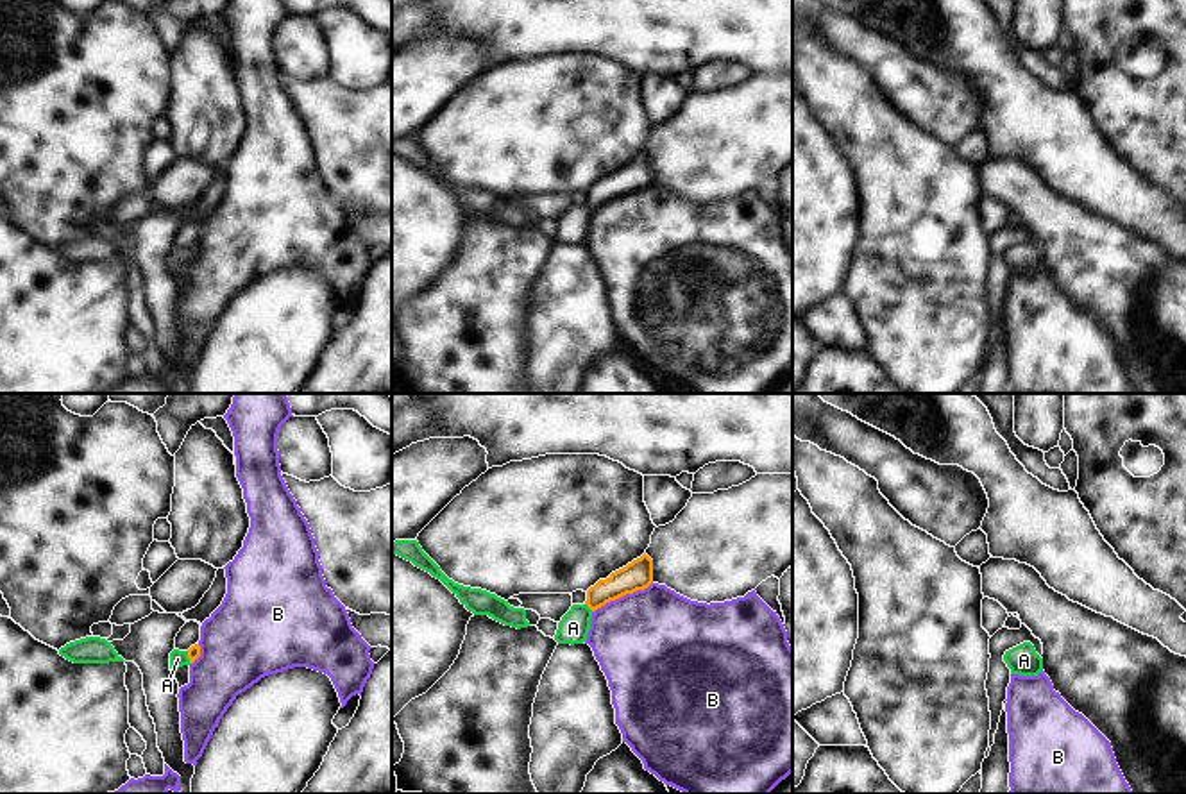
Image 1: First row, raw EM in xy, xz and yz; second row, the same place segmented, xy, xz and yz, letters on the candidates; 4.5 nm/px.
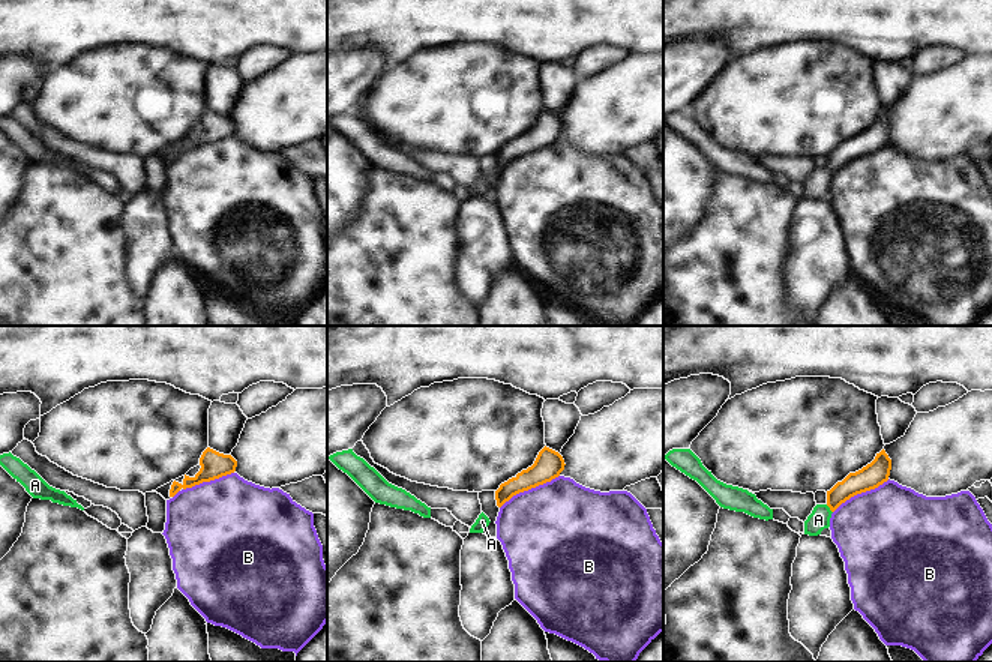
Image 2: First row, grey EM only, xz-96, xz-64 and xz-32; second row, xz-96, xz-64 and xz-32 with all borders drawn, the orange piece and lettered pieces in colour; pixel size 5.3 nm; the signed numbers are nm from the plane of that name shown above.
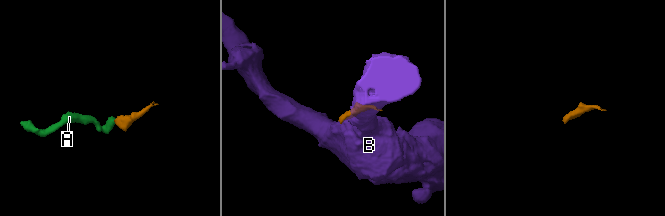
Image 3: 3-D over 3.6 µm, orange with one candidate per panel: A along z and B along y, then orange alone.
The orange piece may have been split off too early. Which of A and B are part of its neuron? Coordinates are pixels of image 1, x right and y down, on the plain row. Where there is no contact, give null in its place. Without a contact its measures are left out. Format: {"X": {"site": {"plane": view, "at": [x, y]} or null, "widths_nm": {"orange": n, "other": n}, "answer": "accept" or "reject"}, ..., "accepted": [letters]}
{"A": {"site": {"plane": "xz", "at": [589, 206]}, "widths_nm": {"orange": 130, "other": 140}, "answer": "accept"}, "B": {"site": {"plane": "xz", "at": [621, 195]}, "widths_nm": {"orange": 130, "other": 480}, "answer": "reject"}, "accepted": ["A"]}

